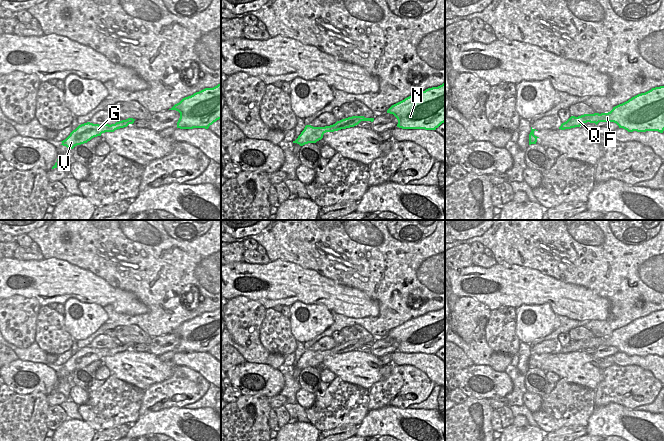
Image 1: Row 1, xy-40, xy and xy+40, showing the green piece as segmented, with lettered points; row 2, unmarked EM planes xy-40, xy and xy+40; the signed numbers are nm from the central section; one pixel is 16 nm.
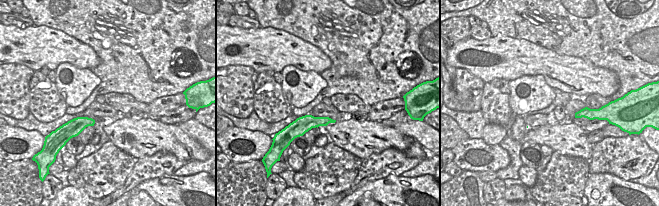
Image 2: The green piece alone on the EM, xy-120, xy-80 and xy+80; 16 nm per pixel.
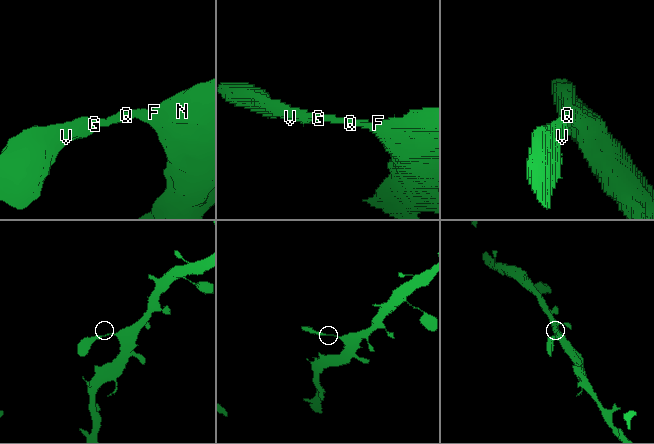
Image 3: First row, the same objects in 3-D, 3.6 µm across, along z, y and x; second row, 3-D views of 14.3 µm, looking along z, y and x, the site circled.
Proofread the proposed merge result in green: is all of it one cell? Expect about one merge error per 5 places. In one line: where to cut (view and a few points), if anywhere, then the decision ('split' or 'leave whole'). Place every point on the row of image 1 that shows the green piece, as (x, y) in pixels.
no cut | leave whole

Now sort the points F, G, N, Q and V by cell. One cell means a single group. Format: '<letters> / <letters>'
F G N Q V

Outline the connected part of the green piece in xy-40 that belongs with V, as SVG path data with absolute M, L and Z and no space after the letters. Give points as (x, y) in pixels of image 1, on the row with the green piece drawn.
M128 118L111 125L99 125L87 122L79 125L75 130L73 130L65 140L61 141L61 145L66 146L70 150L77 145L87 143L94 137L101 136L102 133L114 132L117 129L127 127L129 124L133 124L134 121L135 119Z

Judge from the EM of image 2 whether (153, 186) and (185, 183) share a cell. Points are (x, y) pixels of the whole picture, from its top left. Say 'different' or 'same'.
same

